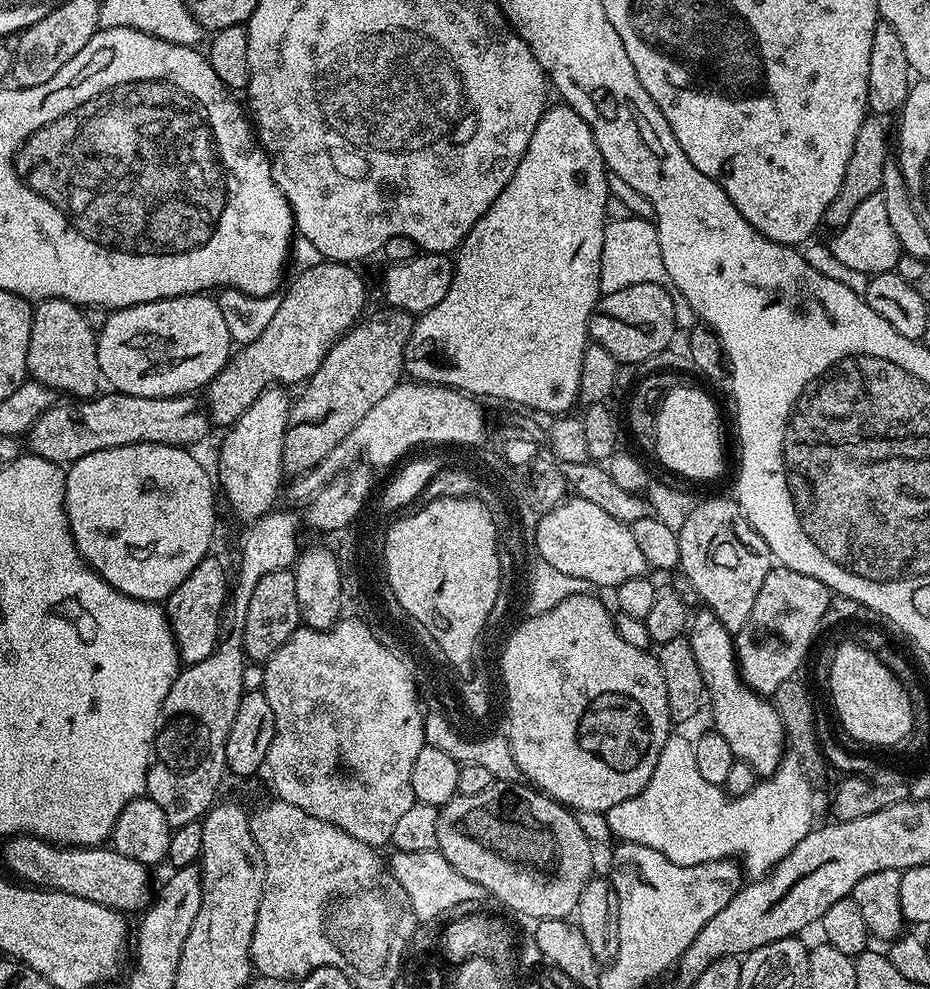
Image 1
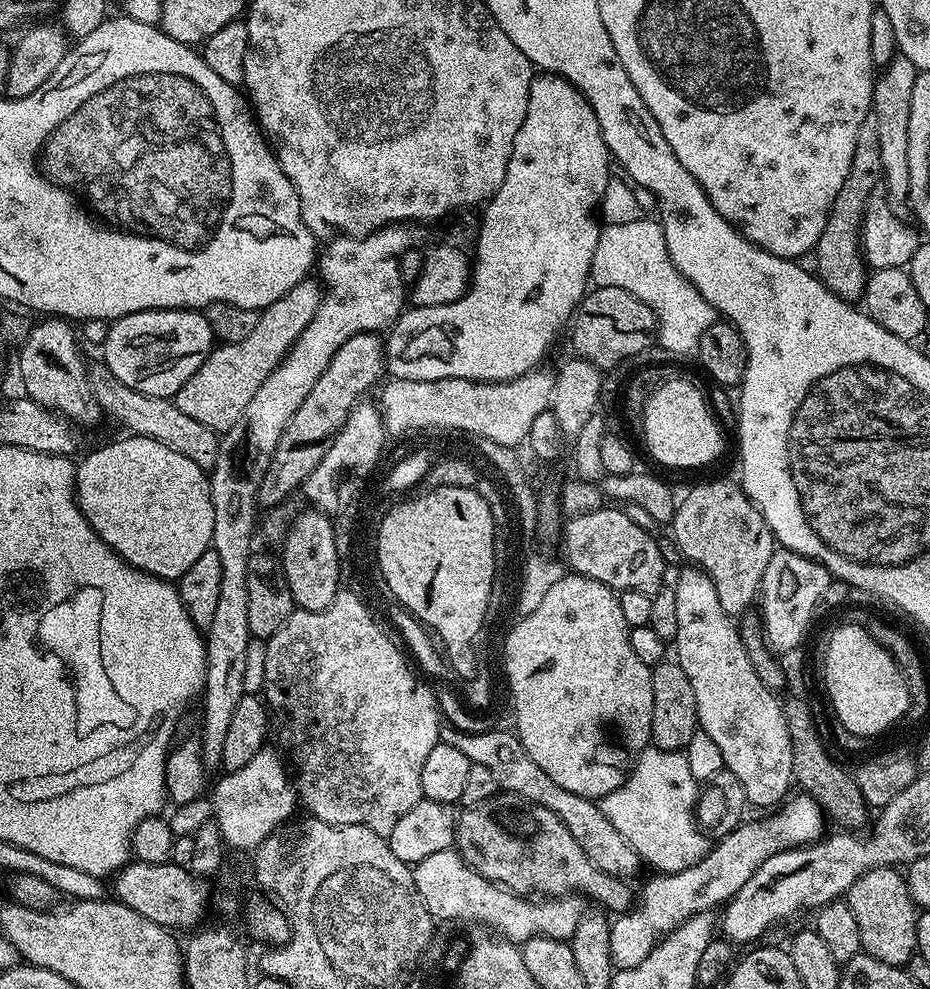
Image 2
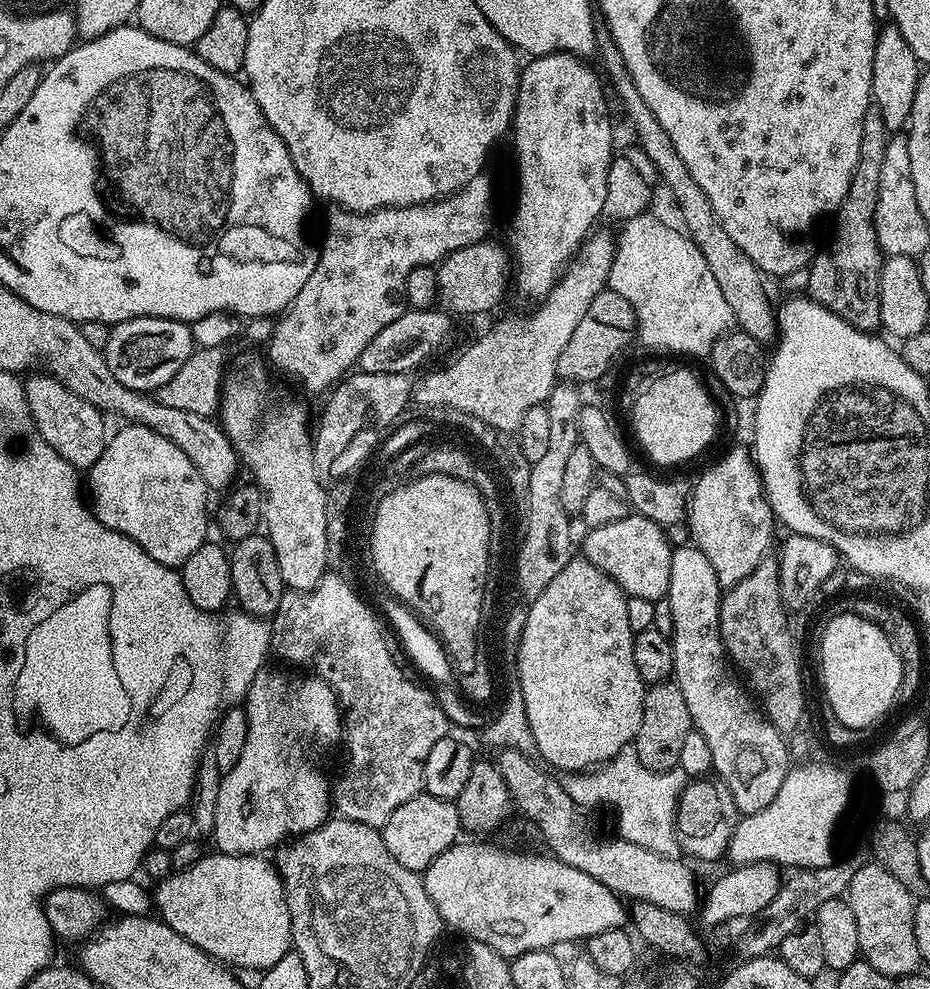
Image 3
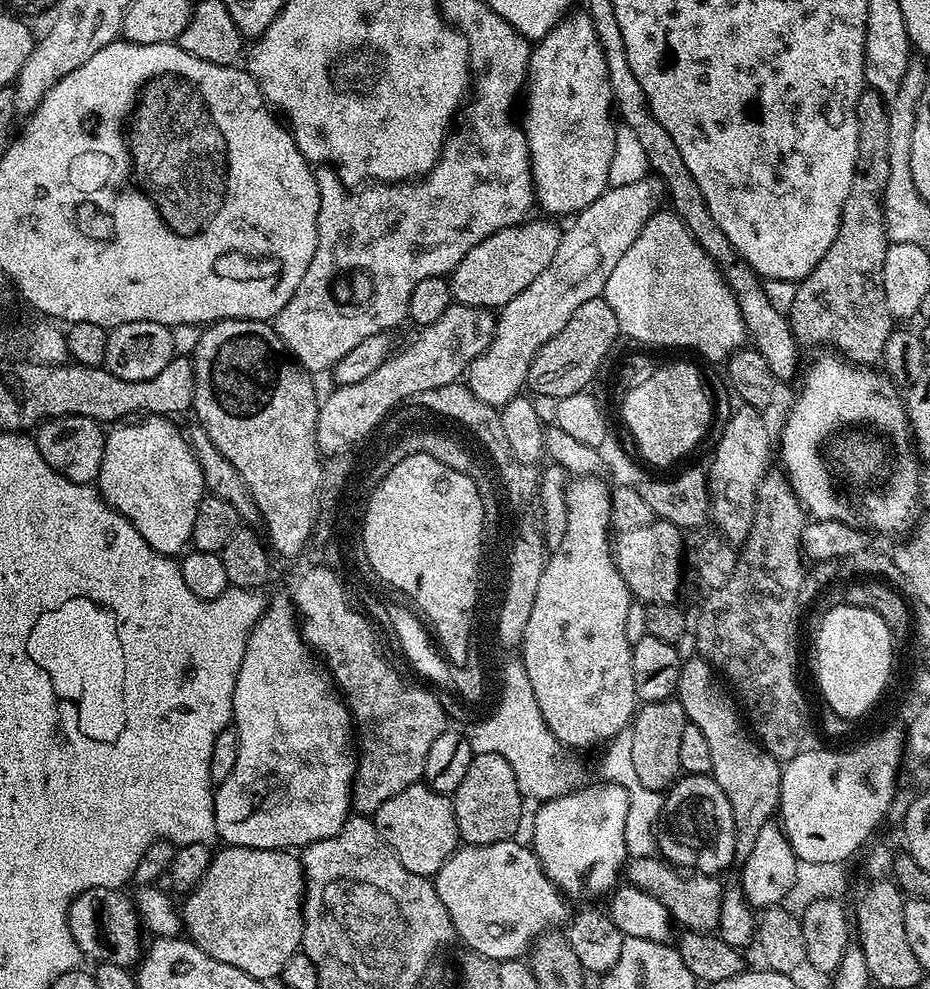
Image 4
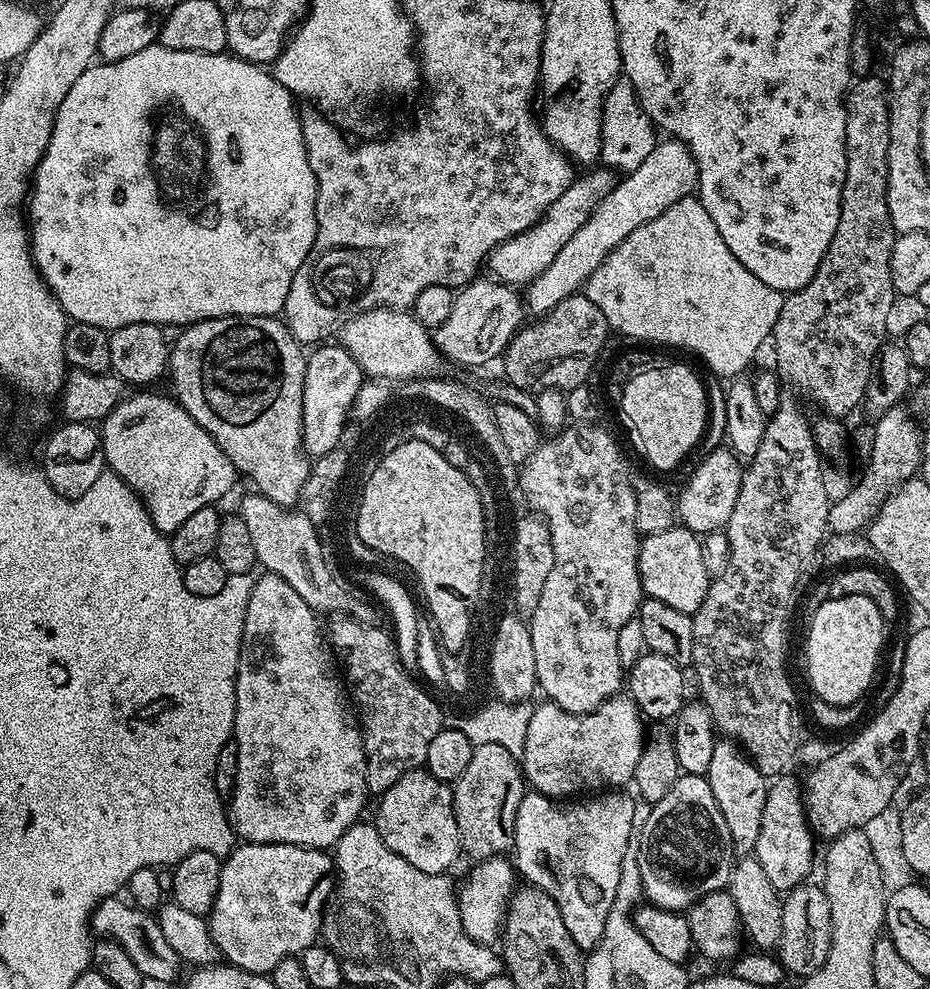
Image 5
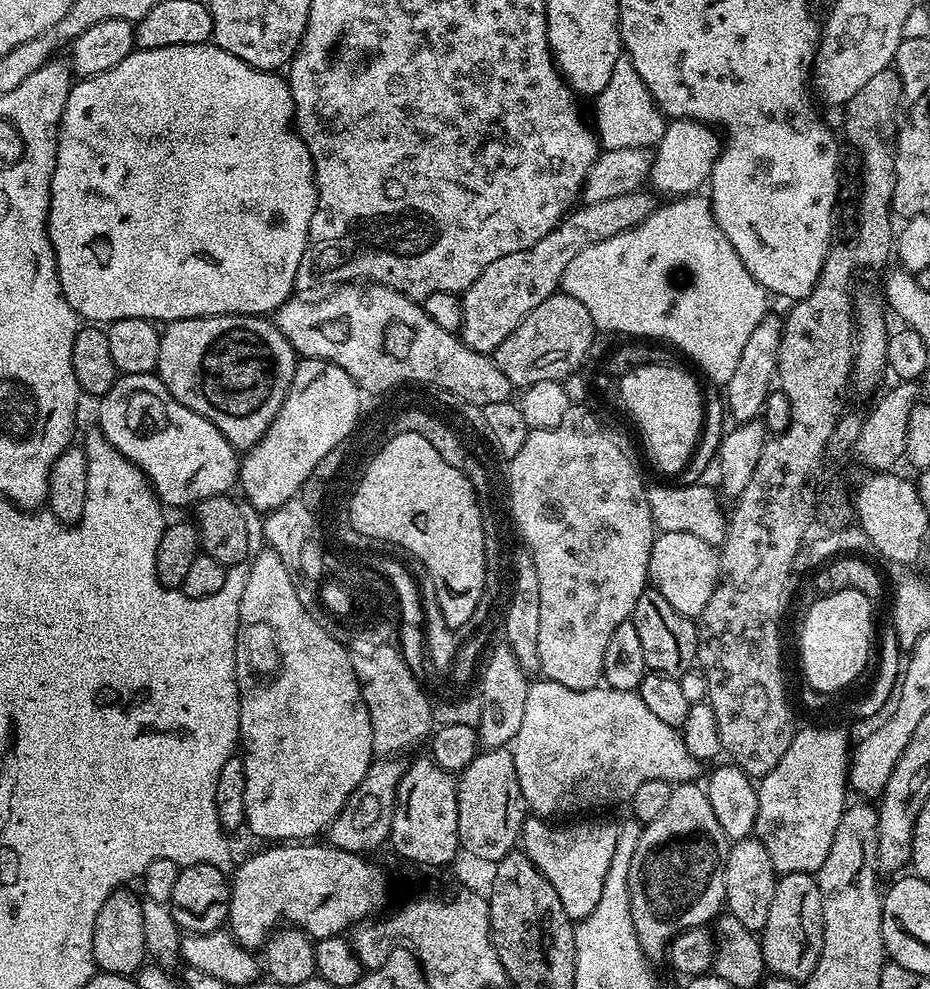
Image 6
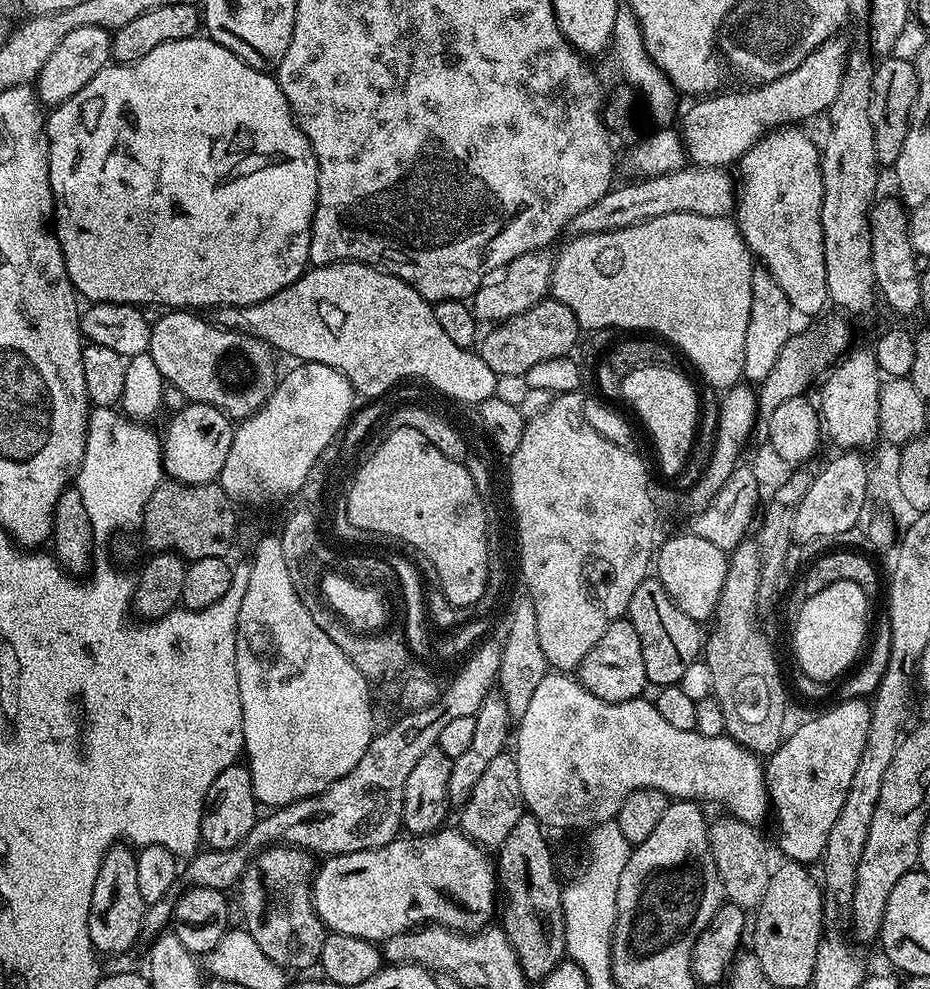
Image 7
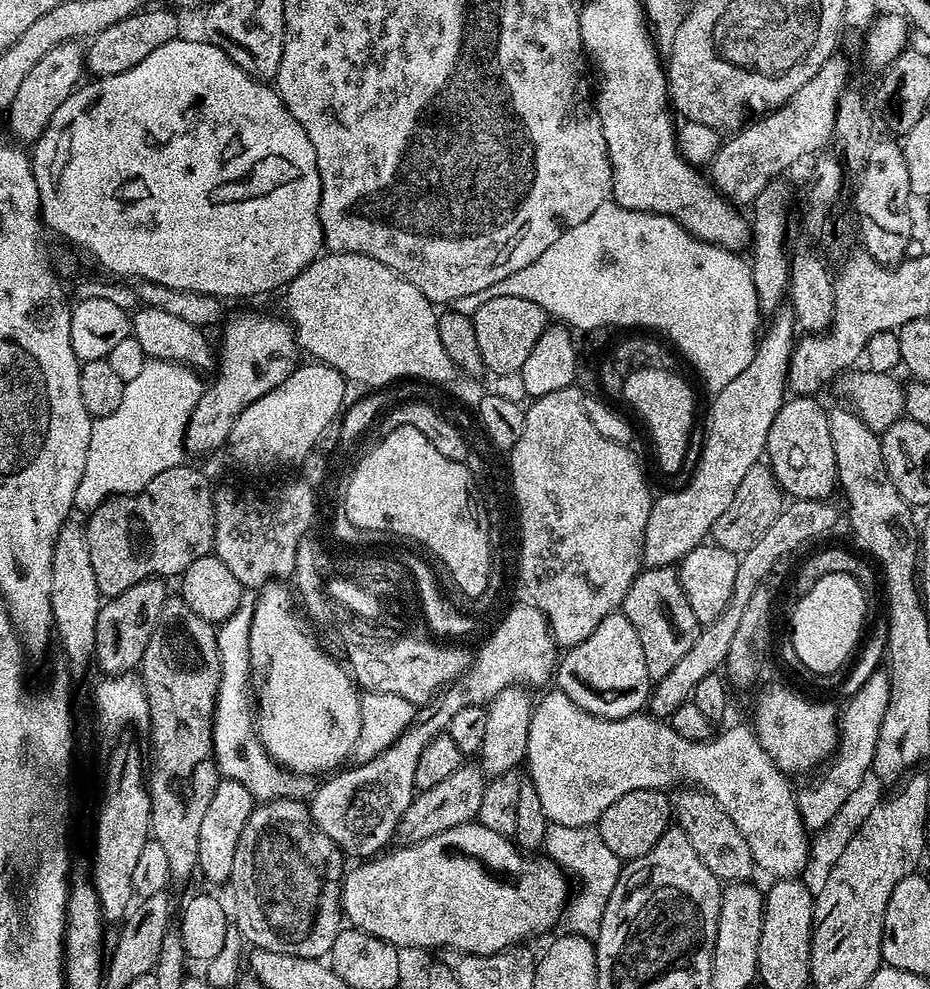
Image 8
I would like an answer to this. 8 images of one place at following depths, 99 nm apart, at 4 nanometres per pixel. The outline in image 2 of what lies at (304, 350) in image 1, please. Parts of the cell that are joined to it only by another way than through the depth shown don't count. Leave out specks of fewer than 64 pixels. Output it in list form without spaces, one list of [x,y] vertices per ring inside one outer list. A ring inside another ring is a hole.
[[[305,278],[298,282],[298,286],[282,294],[278,302],[263,309],[258,318],[258,326],[254,326],[254,330],[250,330],[250,334],[246,334],[242,342],[213,347],[206,362],[202,362],[198,371],[190,374],[186,386],[176,392],[174,399],[178,410],[182,410],[182,414],[187,414],[189,418],[202,422],[202,426],[217,434],[230,430],[230,426],[238,422],[242,410],[246,410],[250,398],[258,394],[258,386],[262,386],[262,382],[270,378],[270,374],[284,361],[285,354],[292,349],[292,343],[302,334],[302,330],[310,326],[310,318],[314,318],[322,295],[321,285],[313,280]]]

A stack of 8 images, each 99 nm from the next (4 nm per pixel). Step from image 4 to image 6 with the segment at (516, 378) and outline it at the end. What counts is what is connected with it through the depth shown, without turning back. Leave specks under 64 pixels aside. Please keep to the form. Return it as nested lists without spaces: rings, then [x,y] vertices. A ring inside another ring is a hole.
[[[679,117],[669,121],[665,134],[656,145],[653,153],[651,174],[649,176],[651,187],[657,193],[664,192],[670,194],[669,196],[693,195],[697,193],[700,190],[699,187],[703,183],[705,185],[711,179],[713,163],[717,160],[721,147],[721,137],[711,125],[688,117]]]

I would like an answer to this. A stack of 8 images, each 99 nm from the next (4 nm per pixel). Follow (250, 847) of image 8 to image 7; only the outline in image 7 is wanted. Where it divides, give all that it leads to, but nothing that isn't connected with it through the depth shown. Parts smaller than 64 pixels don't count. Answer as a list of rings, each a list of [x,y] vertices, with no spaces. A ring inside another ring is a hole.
[[[273,846],[256,853],[256,859],[240,875],[238,893],[244,911],[243,927],[266,957],[285,970],[315,969],[320,963],[326,929],[312,901],[312,878],[318,867],[312,859],[313,853],[303,848]]]

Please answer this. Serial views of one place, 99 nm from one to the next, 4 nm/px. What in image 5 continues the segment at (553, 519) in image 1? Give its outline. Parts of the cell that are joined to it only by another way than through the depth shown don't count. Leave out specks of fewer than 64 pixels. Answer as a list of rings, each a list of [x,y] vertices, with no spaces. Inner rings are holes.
[[[683,526],[662,530],[662,534],[644,536],[638,554],[638,574],[647,599],[666,602],[666,606],[674,606],[674,610],[689,614],[696,612],[706,598],[710,583],[702,558],[701,537]]]

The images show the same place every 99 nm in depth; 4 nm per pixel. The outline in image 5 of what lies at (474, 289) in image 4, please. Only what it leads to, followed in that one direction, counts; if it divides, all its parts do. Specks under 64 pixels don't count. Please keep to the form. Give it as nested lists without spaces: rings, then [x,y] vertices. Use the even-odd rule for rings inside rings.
[[[596,166],[585,172],[588,173],[585,176],[577,175],[572,185],[556,201],[550,202],[542,218],[534,222],[534,226],[522,230],[522,234],[514,234],[514,238],[502,242],[494,249],[486,261],[486,268],[492,271],[489,272],[491,279],[509,286],[527,286],[554,262],[554,258],[561,253],[562,246],[582,228],[595,207],[614,190],[618,181],[617,173],[607,167]]]

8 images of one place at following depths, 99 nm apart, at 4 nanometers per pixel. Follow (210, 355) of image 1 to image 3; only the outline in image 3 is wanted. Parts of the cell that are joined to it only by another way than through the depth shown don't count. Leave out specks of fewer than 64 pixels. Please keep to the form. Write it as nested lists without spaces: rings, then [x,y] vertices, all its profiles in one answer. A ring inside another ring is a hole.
[[[143,316],[115,325],[103,353],[104,361],[110,366],[110,374],[114,374],[122,386],[152,394],[178,374],[192,351],[192,329],[185,321]]]

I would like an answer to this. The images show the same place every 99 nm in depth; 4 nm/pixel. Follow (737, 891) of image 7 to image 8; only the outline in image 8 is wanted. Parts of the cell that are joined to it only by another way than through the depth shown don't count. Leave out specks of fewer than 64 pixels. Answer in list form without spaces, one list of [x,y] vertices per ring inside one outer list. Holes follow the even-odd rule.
[[[695,786],[683,789],[677,800],[674,800],[674,820],[680,829],[690,838],[690,846],[698,850],[698,858],[706,862],[706,866],[721,882],[748,882],[753,879],[754,865],[750,846],[746,846],[746,838],[742,838],[742,830],[734,826],[730,814],[718,806],[718,802],[708,792],[701,792]]]

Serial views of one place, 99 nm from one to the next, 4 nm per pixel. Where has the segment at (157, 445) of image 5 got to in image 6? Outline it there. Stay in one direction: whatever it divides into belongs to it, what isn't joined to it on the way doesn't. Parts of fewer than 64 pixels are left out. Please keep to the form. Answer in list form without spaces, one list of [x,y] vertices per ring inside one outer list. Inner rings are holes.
[[[120,374],[117,375],[114,386],[110,386],[108,393],[99,397],[100,432],[108,439],[107,447],[118,450],[132,464],[137,464],[147,476],[157,500],[169,509],[184,508],[187,504],[195,506],[211,496],[231,493],[231,488],[237,487],[240,475],[237,449],[232,447],[222,434],[222,430],[214,426],[214,422],[182,406],[182,402],[175,400],[163,386],[156,386],[151,392],[152,380],[151,375]]]

